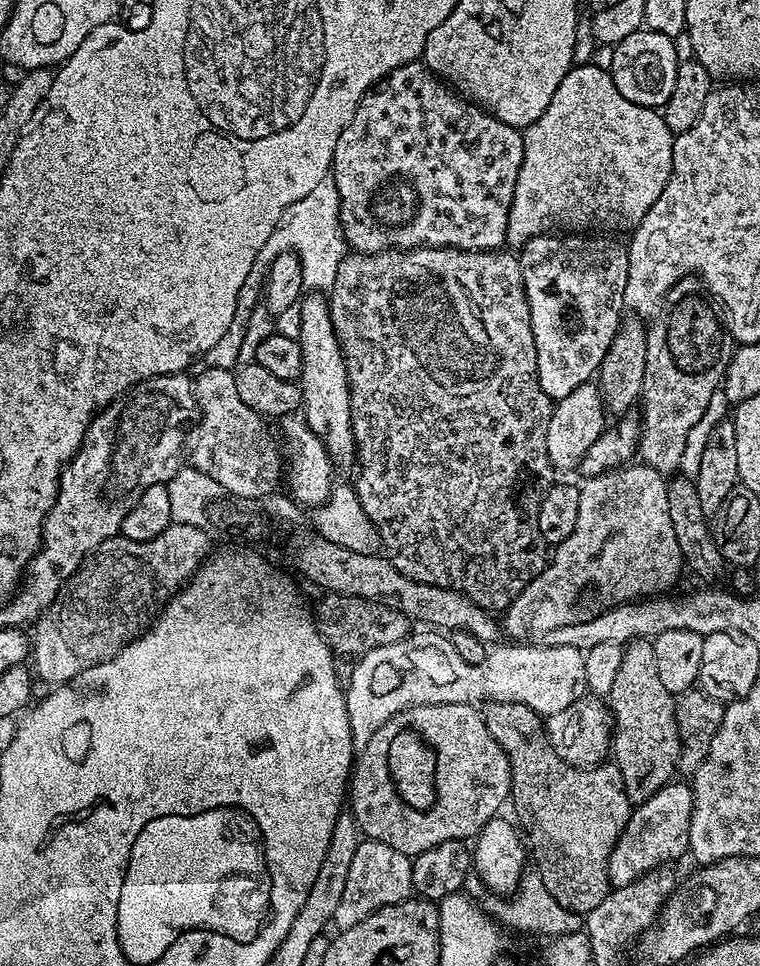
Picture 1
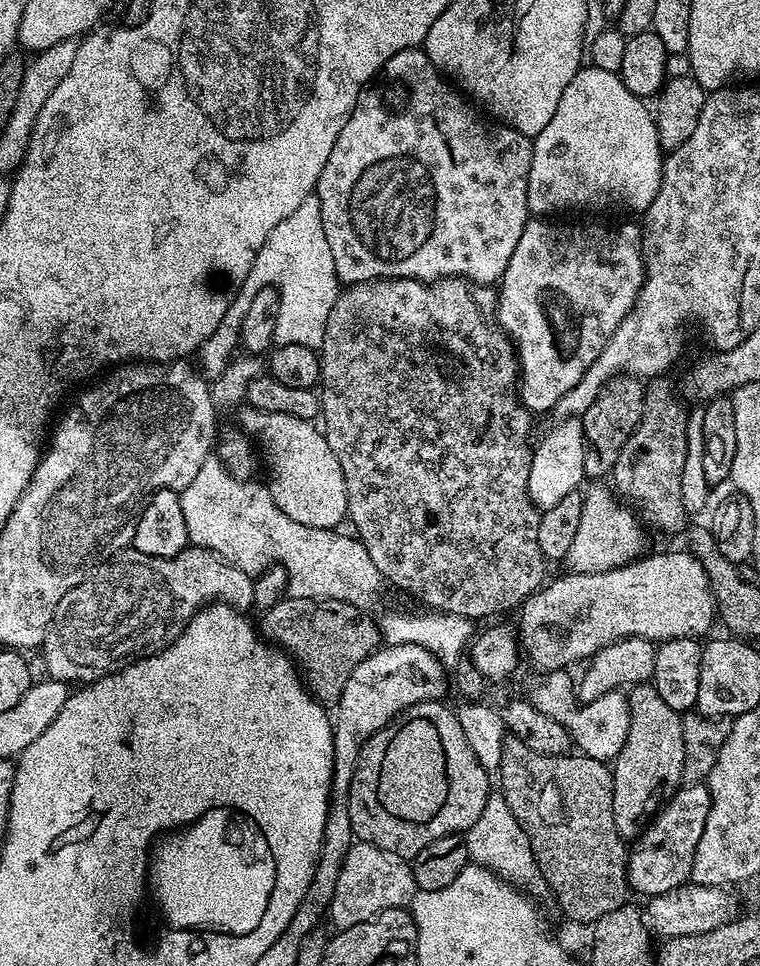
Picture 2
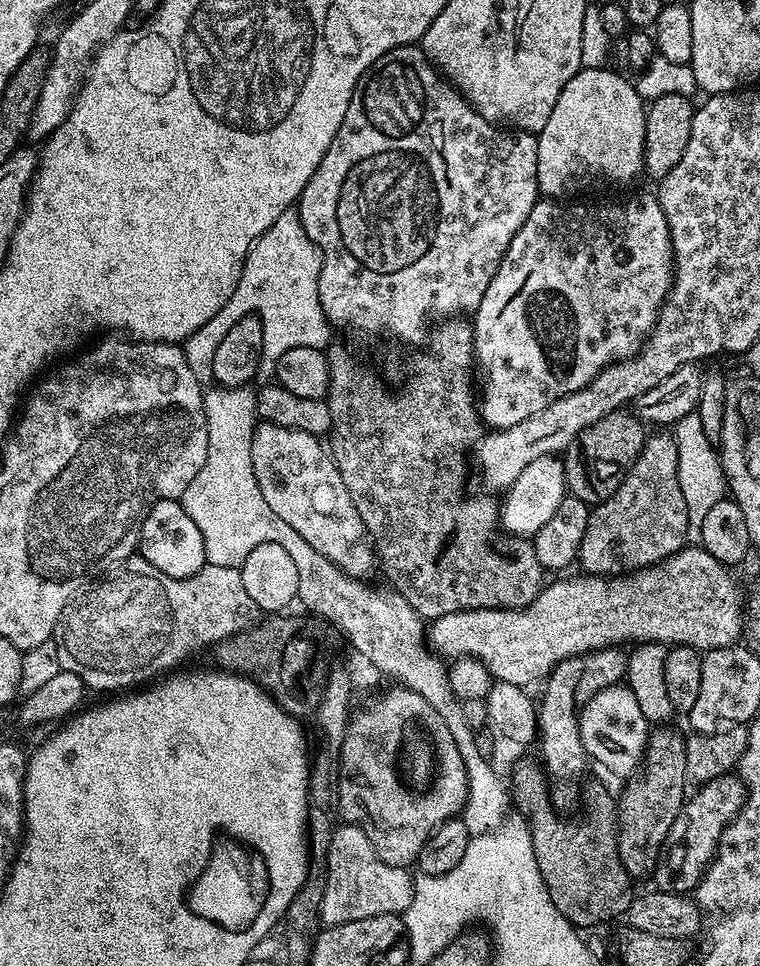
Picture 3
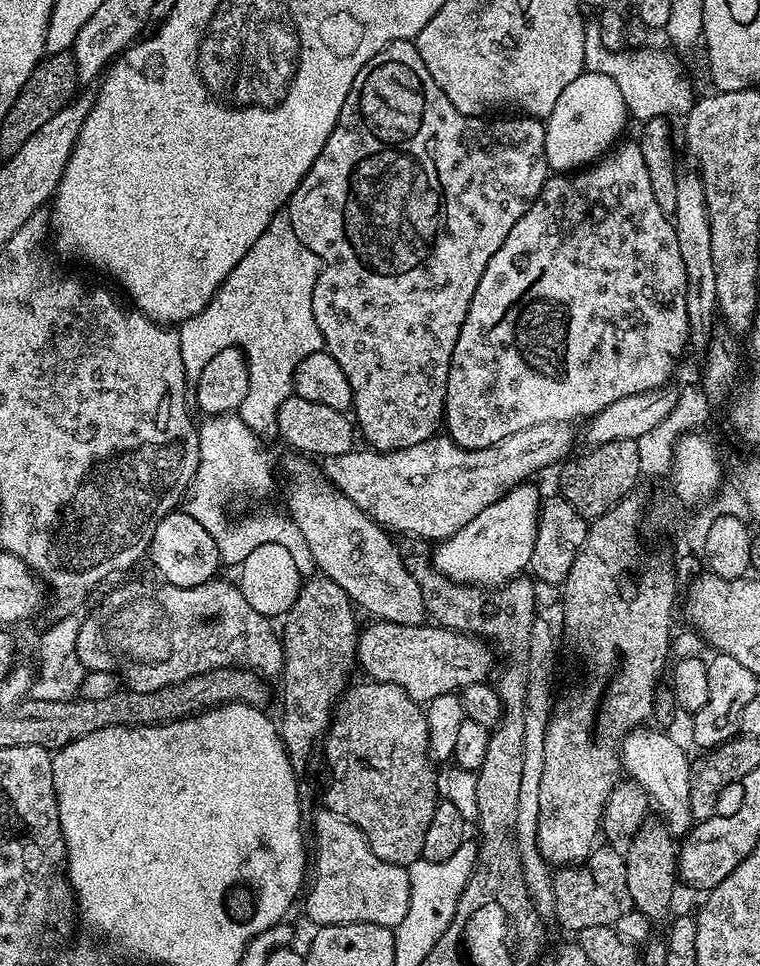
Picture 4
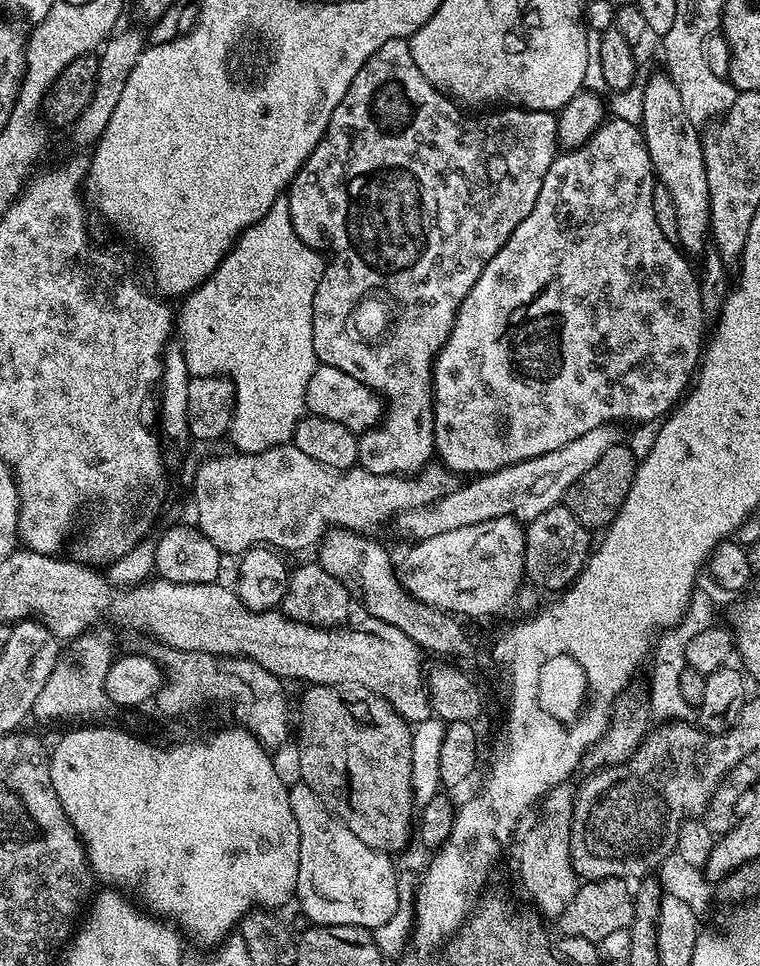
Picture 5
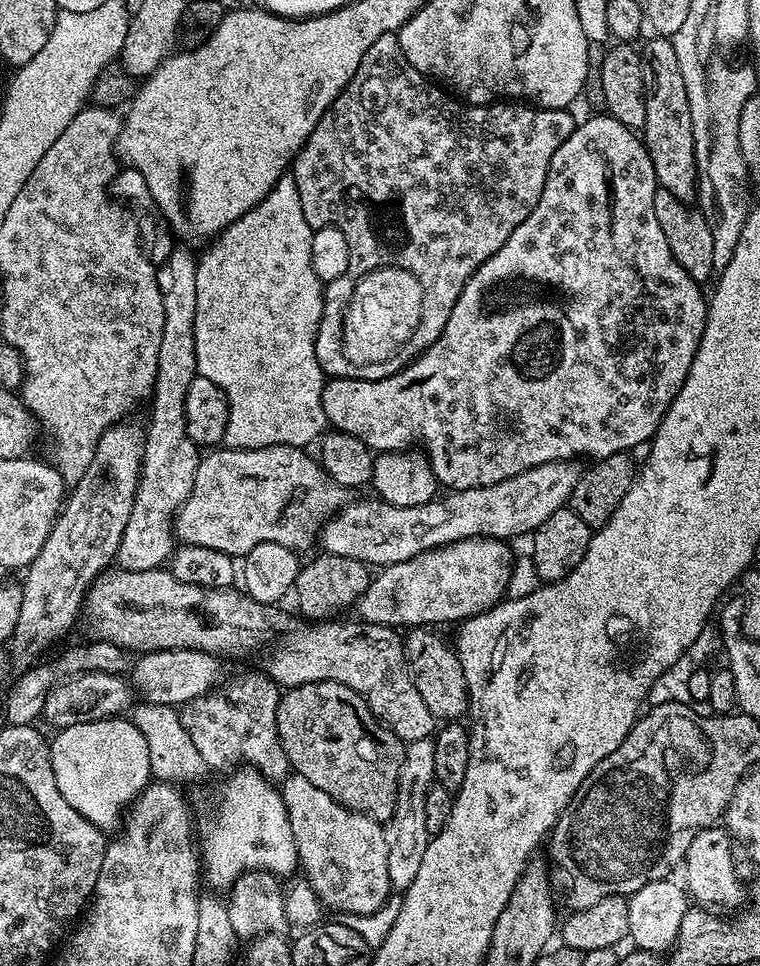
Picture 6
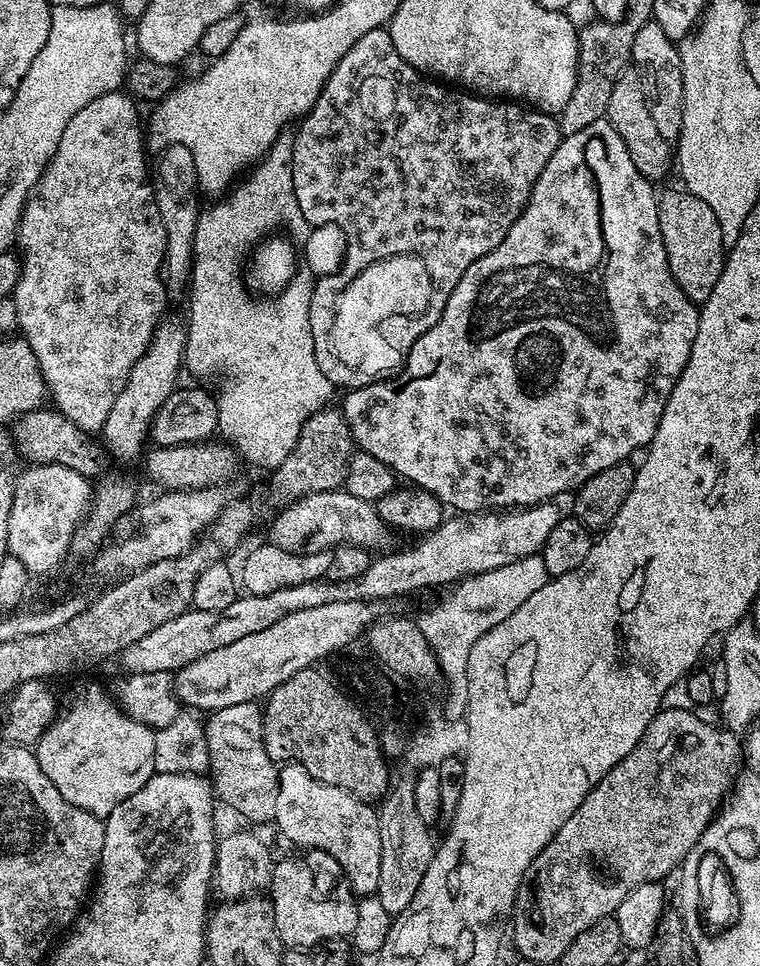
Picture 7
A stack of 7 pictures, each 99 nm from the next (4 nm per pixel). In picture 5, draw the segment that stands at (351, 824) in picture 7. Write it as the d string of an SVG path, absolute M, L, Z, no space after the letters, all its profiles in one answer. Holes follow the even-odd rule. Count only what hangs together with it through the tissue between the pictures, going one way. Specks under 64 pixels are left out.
M303 782L293 783L288 789L288 797L290 798L290 810L294 810L294 822L298 822L298 838L300 839L300 853L298 854L298 882L296 883L295 903L300 903L300 908L304 911L304 916L308 919L309 925L315 926L325 924L326 926L358 926L374 930L378 926L382 926L382 922L387 922L394 915L394 910L398 910L398 902L400 901L400 881L398 879L398 868L392 865L393 857L386 852L379 852L370 846L366 846L366 842L362 842L362 838L357 838L350 831L350 826L342 823L337 816L333 816L331 812L325 808L322 801L318 798L318 794L314 794L314 790L310 790L310 786L306 786Z

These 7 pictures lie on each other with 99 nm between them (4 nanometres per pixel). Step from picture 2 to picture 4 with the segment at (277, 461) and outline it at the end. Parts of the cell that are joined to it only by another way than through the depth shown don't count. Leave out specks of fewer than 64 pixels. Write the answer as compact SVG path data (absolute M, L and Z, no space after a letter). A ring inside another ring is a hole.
M296 458L288 464L288 510L292 523L298 526L317 569L327 576L352 600L357 609L366 611L377 621L395 624L423 624L426 620L422 590L413 569L404 565L391 535L350 498L326 482L326 477L315 463Z

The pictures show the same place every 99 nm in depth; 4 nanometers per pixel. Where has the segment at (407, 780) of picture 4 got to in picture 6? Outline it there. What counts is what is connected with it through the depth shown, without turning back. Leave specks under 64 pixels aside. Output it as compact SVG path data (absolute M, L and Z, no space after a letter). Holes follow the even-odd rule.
M323 680L287 689L278 702L276 729L282 750L286 750L286 758L295 775L314 782L318 790L326 790L326 794L342 806L375 820L386 822L394 814L398 774L406 745L373 716L368 703L350 690L350 686Z

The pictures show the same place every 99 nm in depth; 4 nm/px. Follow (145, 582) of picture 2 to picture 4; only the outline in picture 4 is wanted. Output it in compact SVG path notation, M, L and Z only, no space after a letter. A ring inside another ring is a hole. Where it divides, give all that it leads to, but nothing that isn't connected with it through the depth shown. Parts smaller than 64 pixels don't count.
M213 578L202 586L179 588L136 580L116 588L96 609L84 617L78 630L77 656L89 672L115 672L121 681L129 680L131 691L152 692L168 684L177 684L191 676L206 674L215 668L243 668L261 677L279 677L284 671L281 637L272 629L273 621L258 614L235 583Z

